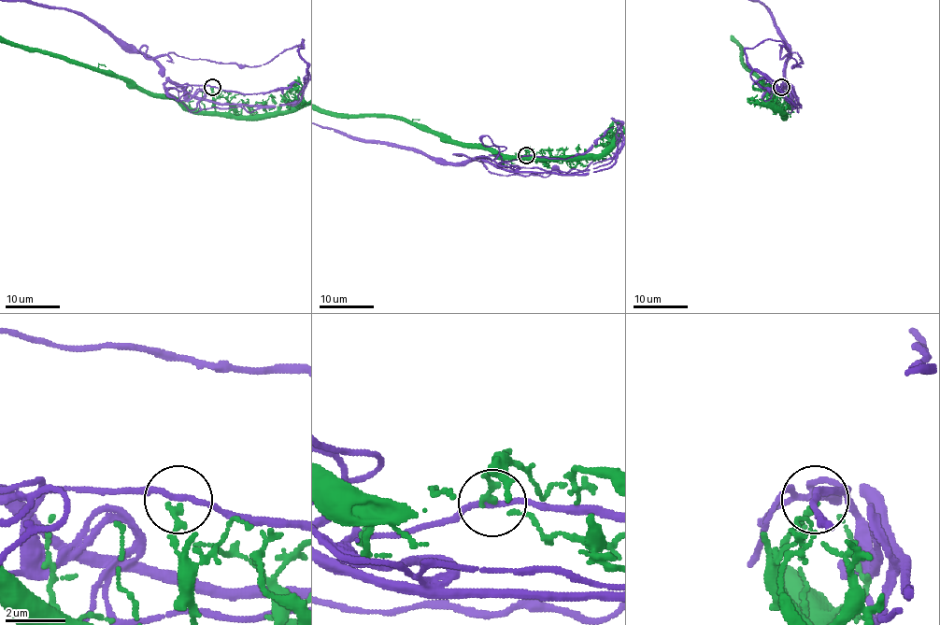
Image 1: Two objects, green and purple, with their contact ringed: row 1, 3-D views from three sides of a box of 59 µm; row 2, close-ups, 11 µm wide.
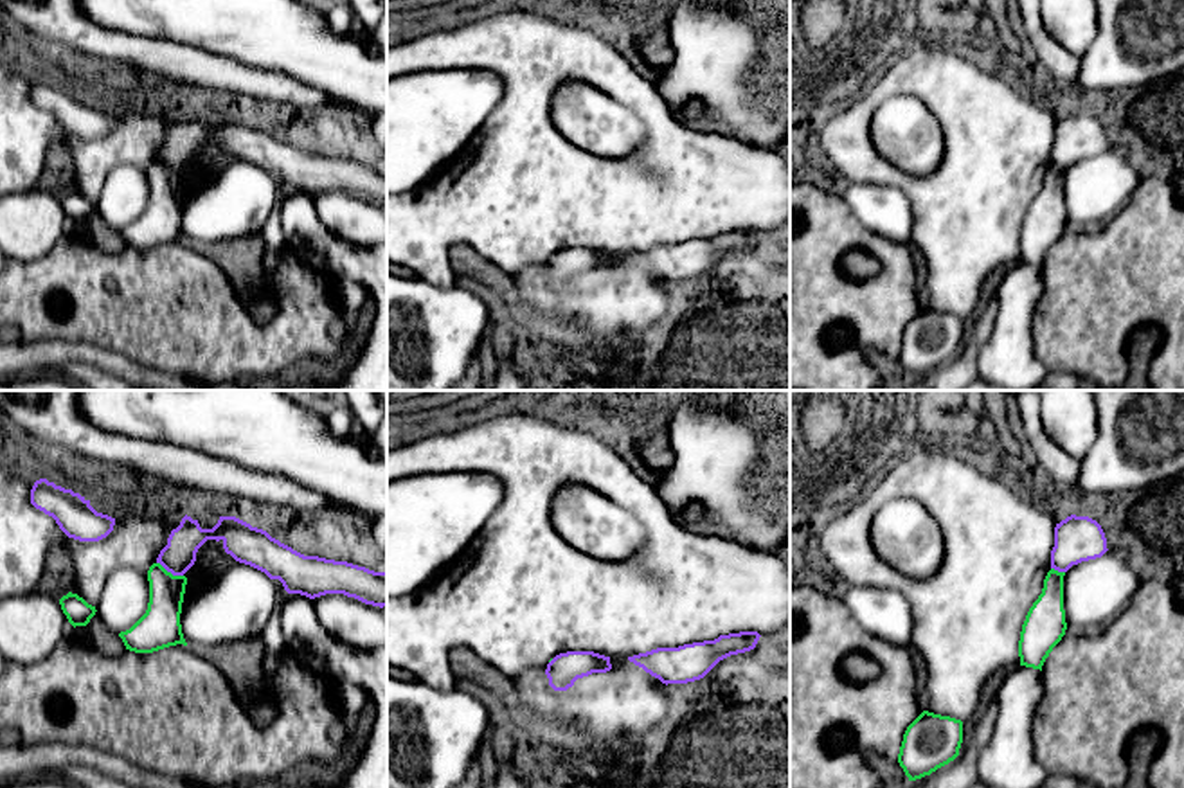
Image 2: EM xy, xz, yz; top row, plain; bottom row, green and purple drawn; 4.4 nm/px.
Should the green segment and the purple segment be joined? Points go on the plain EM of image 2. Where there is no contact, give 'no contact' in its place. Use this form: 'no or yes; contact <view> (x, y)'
no; contact xy (170, 170)

